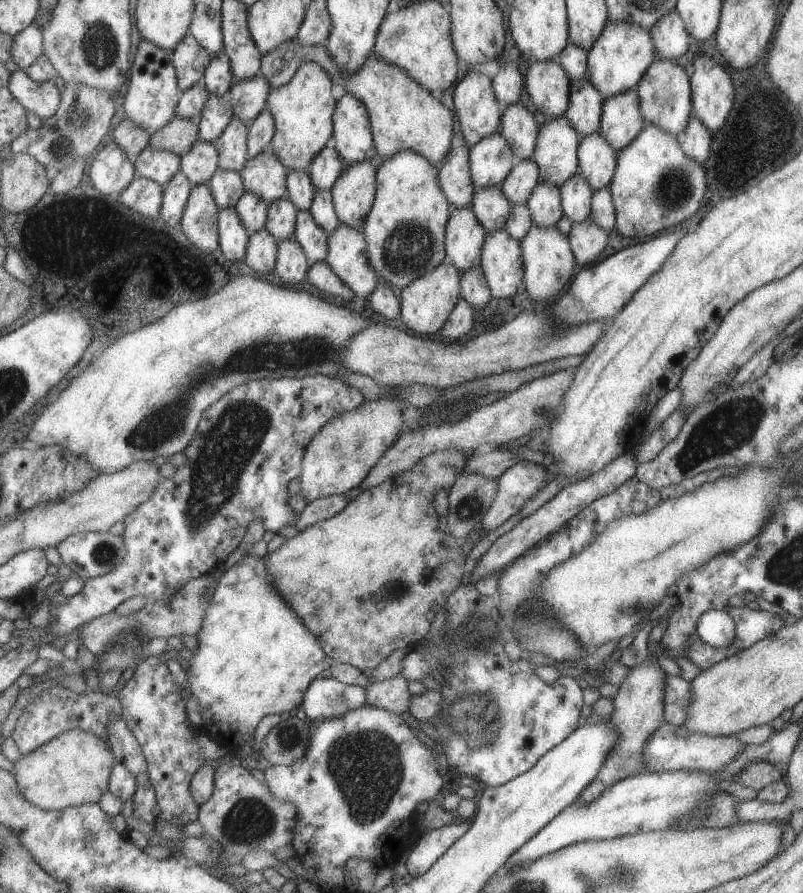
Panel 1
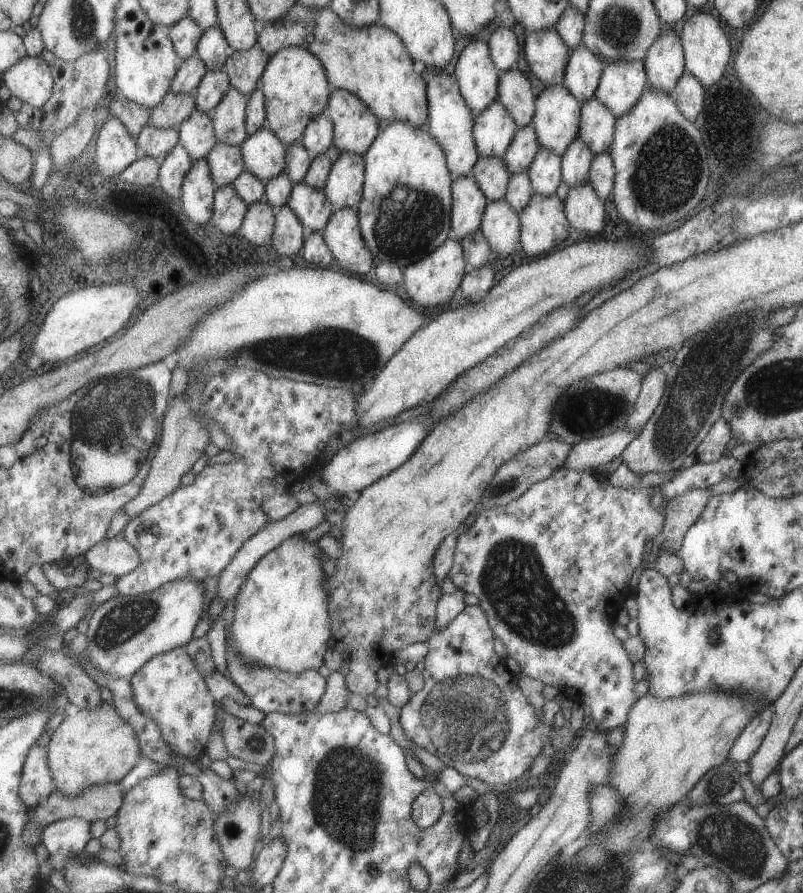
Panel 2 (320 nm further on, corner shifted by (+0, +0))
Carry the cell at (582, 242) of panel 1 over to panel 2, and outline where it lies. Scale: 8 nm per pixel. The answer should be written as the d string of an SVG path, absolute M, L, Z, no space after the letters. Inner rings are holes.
M588 180L570 186L562 203L570 228L587 234L597 234L603 230L605 208Z

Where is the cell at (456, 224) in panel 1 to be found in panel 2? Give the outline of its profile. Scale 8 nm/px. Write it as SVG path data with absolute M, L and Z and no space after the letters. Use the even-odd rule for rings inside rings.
M471 174L453 179L450 191L450 229L456 234L455 240L459 240L480 228L482 212L488 200Z

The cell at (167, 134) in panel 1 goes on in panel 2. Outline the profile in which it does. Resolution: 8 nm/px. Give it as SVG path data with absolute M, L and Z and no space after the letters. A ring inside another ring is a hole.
M169 90L150 110L149 123L157 128L176 127L196 109L191 93L174 93Z

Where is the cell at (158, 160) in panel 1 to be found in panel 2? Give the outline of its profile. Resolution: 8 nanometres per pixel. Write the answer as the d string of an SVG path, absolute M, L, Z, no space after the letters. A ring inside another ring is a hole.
M147 123L141 128L135 141L139 154L161 160L178 143L178 129L176 127L157 128Z

